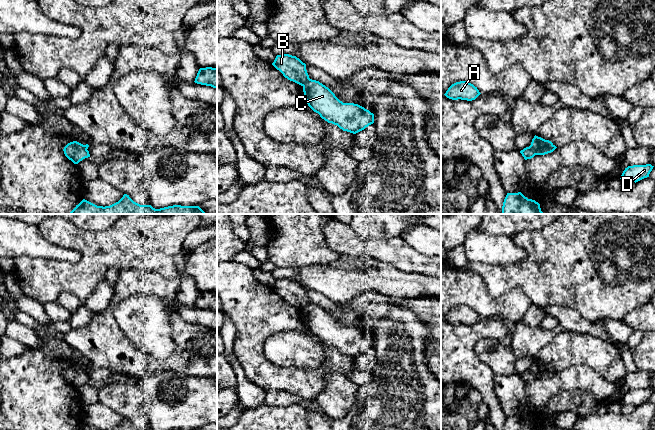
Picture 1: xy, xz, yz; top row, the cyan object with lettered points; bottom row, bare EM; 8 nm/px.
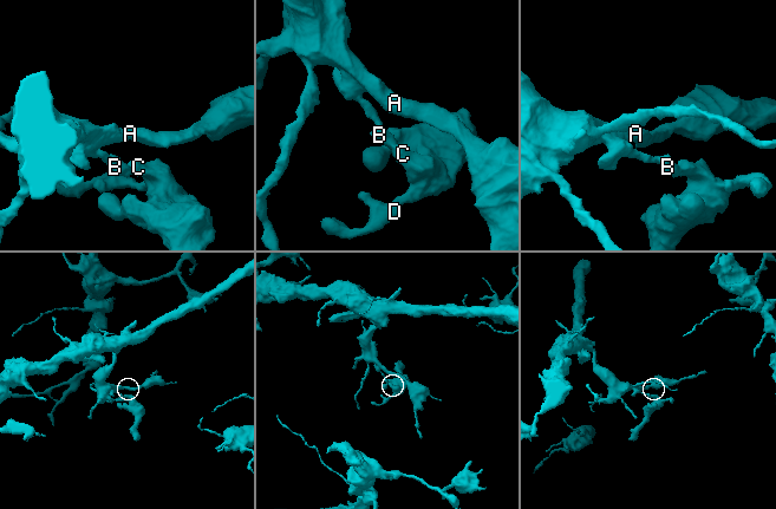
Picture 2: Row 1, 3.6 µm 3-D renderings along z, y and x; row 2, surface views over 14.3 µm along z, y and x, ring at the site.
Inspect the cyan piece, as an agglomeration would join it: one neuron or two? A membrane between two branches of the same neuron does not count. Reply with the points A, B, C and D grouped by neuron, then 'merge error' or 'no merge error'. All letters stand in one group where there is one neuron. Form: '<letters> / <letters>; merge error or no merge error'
A B / C D; merge error

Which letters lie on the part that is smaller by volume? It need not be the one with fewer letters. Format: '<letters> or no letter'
C, D

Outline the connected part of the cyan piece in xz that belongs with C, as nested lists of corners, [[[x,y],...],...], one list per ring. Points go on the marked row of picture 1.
[[[309,79],[303,86],[308,106],[328,123],[356,134],[374,123],[374,114],[354,103],[343,103],[319,81]]]

